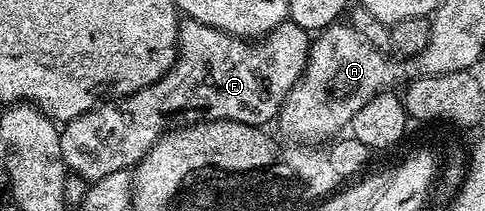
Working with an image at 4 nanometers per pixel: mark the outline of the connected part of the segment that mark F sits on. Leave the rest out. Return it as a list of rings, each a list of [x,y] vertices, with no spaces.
[[[186,19],[179,24],[178,40],[178,57],[174,65],[156,83],[126,97],[103,100],[96,108],[61,126],[60,151],[62,162],[69,172],[87,183],[93,183],[104,179],[104,175],[112,175],[112,171],[130,169],[138,164],[171,126],[195,125],[214,120],[235,120],[236,123],[268,126],[269,121],[271,124],[277,118],[279,109],[286,104],[286,96],[294,84],[302,78],[312,37],[307,30],[289,19],[265,37],[254,40],[233,37],[216,27]]]

